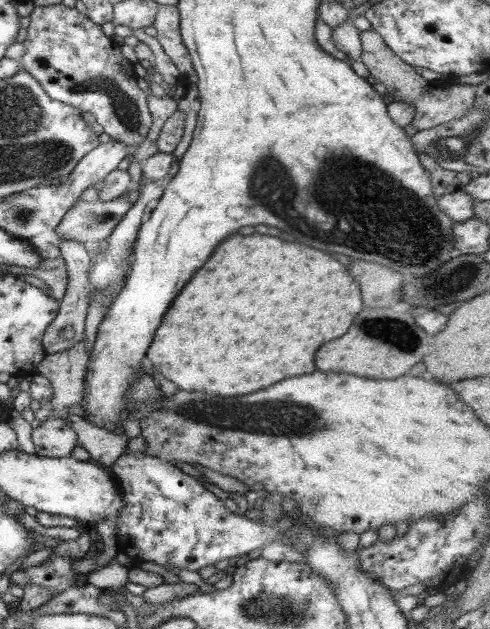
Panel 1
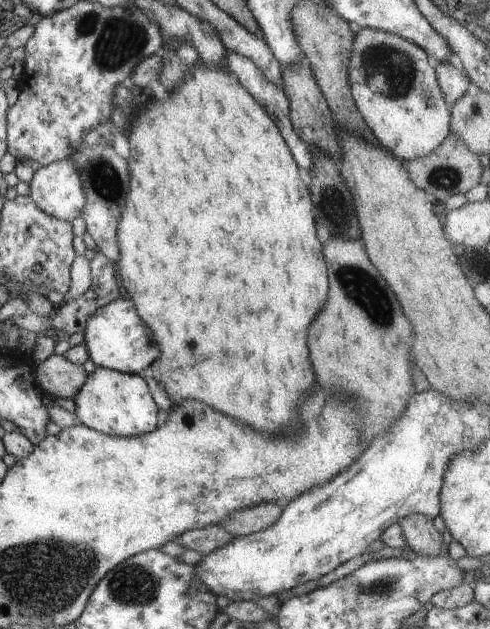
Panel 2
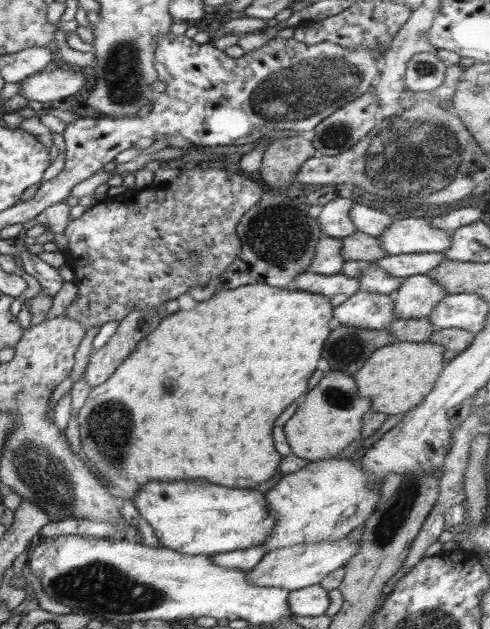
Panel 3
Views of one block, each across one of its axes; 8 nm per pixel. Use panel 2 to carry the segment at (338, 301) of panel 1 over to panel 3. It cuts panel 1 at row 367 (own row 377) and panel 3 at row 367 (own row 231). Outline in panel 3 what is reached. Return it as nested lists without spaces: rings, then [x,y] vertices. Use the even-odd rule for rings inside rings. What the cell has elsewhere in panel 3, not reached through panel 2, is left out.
[[[246,284],[246,286],[232,288],[230,290],[222,290],[218,294],[211,296],[208,300],[202,300],[202,302],[196,302],[193,309],[178,310],[178,312],[162,316],[162,320],[158,328],[152,333],[148,334],[144,340],[138,342],[136,348],[130,353],[130,356],[126,357],[126,360],[122,361],[122,364],[118,365],[118,368],[114,371],[114,374],[106,380],[105,383],[98,386],[91,387],[91,391],[83,407],[78,413],[78,426],[80,426],[80,438],[81,438],[81,456],[85,458],[85,464],[88,465],[89,470],[96,476],[100,476],[103,482],[106,482],[105,486],[108,488],[108,492],[116,499],[132,500],[138,492],[138,488],[142,488],[142,484],[148,484],[150,480],[208,480],[212,484],[222,484],[222,486],[228,486],[228,488],[257,488],[258,484],[262,484],[264,480],[270,480],[274,474],[277,473],[278,462],[280,462],[280,454],[274,450],[274,442],[272,442],[272,426],[274,426],[274,420],[278,418],[278,414],[282,414],[296,398],[300,398],[304,392],[306,392],[306,386],[308,386],[308,378],[312,376],[312,372],[316,370],[316,364],[322,356],[322,346],[329,338],[329,334],[338,327],[338,324],[333,322],[334,320],[334,307],[330,304],[330,300],[322,294],[314,294],[314,292],[298,291],[294,288],[276,288],[276,286],[270,286],[270,284]]]

